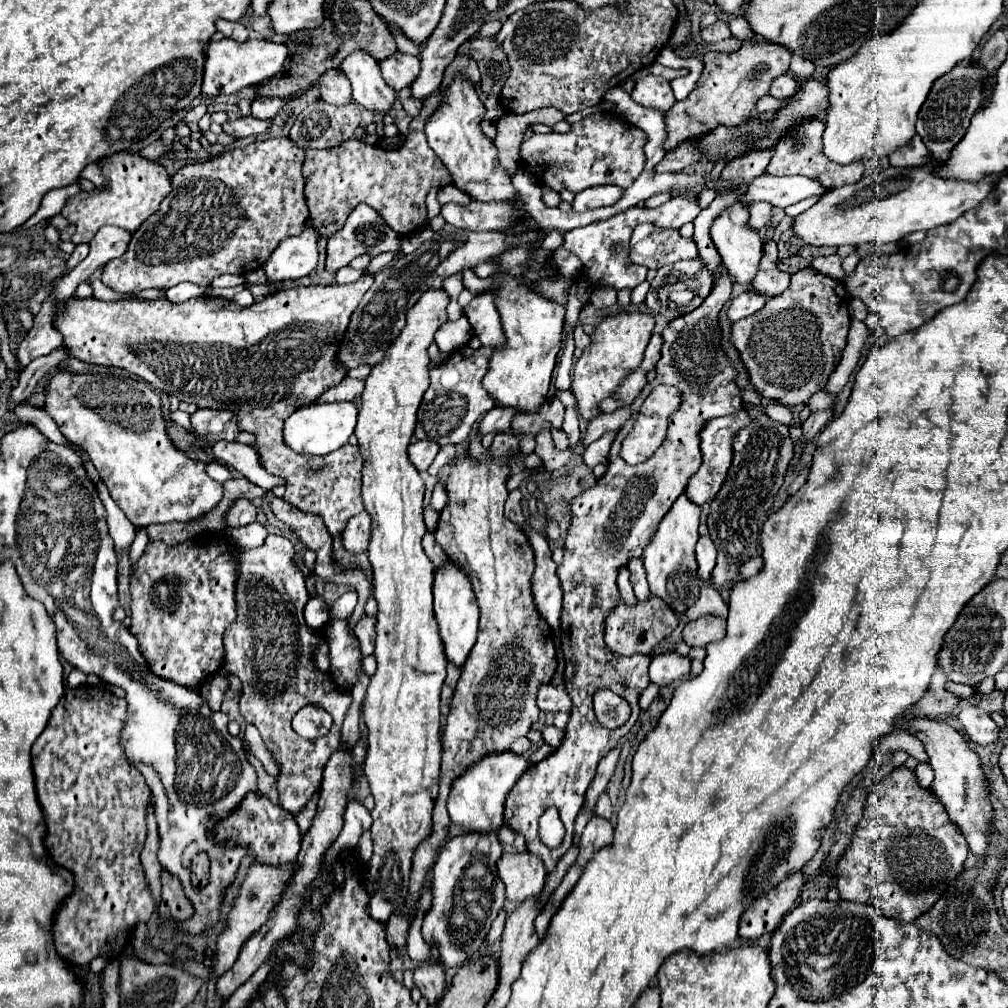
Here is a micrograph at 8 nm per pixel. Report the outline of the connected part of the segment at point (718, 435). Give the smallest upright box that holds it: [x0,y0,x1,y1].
[685,412,749,504]

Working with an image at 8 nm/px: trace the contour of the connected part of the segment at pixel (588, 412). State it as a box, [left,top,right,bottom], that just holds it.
[571,312,655,420]

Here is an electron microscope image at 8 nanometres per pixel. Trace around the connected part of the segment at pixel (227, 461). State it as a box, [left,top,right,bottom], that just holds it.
[199,442,283,490]

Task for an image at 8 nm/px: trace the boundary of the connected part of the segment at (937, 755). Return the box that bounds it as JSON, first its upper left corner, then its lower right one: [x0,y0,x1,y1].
[895,712,995,858]

